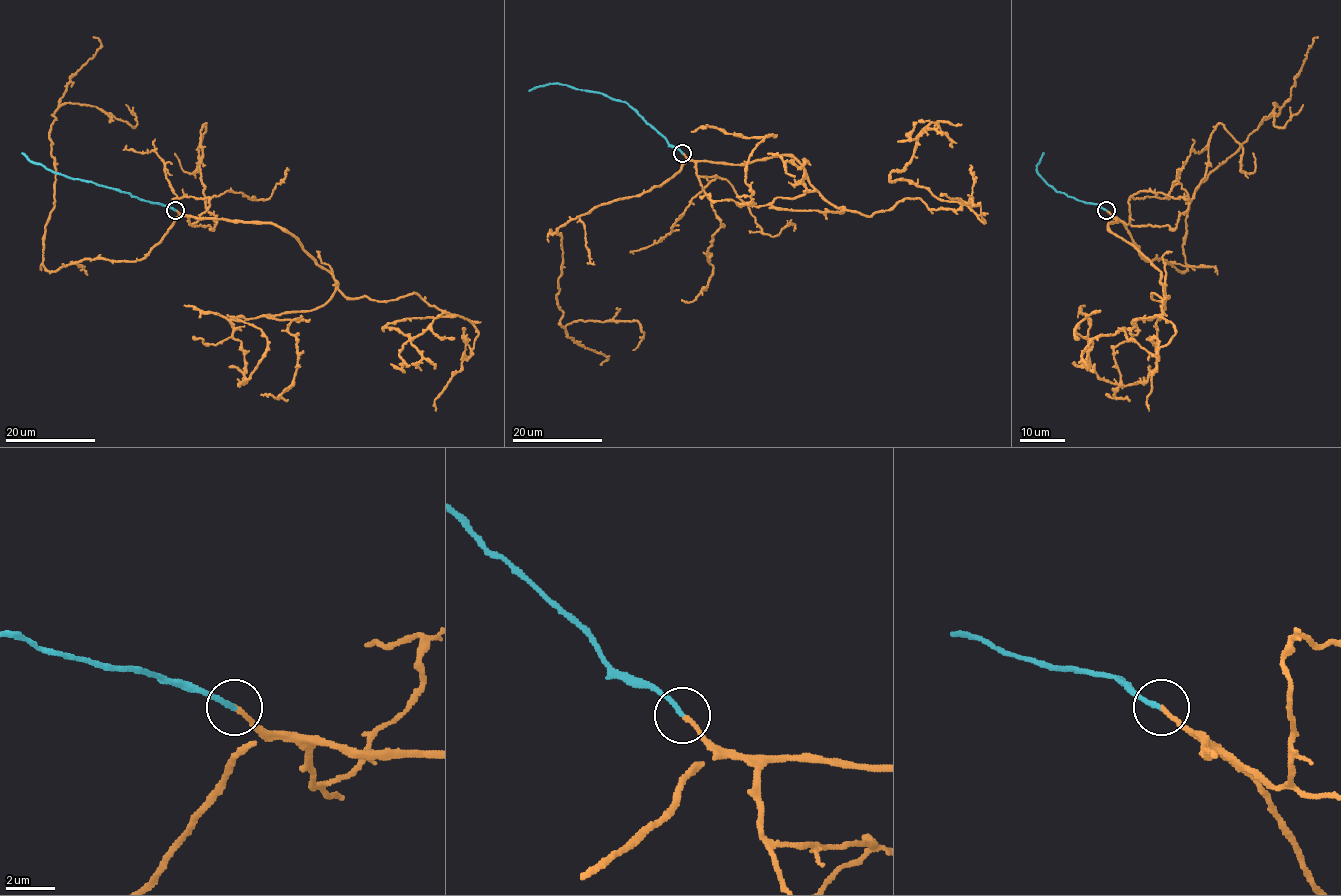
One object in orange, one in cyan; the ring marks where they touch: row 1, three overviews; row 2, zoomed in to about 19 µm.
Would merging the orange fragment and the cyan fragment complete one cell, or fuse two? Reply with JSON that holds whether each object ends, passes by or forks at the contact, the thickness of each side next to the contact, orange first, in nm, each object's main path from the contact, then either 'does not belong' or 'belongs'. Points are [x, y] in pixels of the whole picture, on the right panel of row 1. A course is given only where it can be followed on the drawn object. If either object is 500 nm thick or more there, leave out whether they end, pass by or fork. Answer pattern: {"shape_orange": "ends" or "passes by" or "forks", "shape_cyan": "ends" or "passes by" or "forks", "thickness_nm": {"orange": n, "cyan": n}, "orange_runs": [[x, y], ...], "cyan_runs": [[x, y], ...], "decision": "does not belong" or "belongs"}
{"shape_orange": "ends", "shape_cyan": "ends", "thickness_nm": {"orange": 180, "cyan": 180}, "orange_runs": [[1106, 209], [1117, 220], [1108, 227], [1161, 272], [1164, 310], [1146, 380], [1101, 379], [1090, 364], [1084, 305]], "cyan_runs": [[1106, 209], [1097, 204], [1077, 200], [1049, 186], [1037, 173], [1044, 153]], "decision": "belongs"}

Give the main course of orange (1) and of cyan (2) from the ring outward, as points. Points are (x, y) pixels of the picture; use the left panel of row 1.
1: (175, 209), (283, 227), (336, 281), (314, 310), (229, 322), (239, 385), (265, 335), (184, 305)
2: (175, 209), (142, 200), (118, 189), (55, 173), (21, 153)

